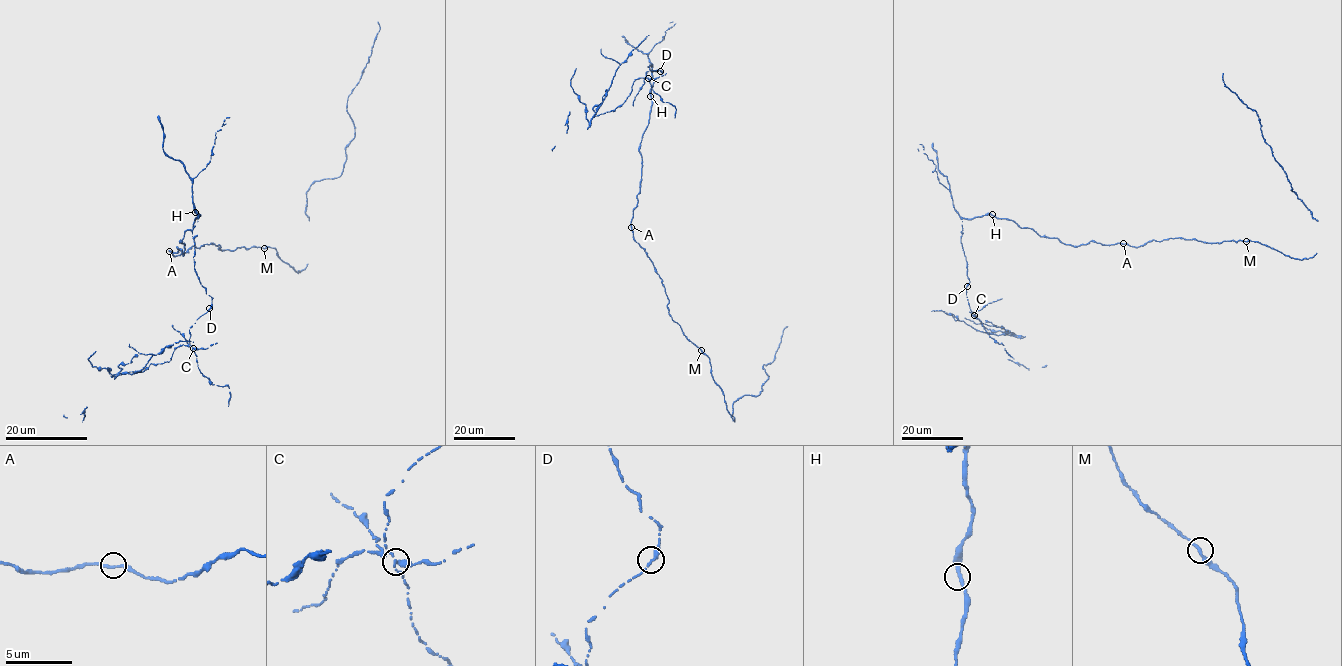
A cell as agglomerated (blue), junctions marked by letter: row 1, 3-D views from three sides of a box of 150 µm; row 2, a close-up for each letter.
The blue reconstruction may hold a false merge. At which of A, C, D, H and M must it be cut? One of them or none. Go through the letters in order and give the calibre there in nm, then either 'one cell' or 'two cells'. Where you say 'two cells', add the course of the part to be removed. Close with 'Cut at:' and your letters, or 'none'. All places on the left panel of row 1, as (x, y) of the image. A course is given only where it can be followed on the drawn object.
A: 240 nm | one cell
C: 260 nm | two cells | (193, 348), (180, 345), (169, 361), (120, 374), (142, 369), (165, 347), (193, 341)
D: 240 nm | one cell
H: 280 nm | one cell
M: 260 nm | one cell
Cut at: C

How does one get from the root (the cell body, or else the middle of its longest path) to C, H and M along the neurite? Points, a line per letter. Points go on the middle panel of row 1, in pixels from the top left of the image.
C: (631, 227), (641, 176), (639, 146), (651, 105), (652, 67), (648, 66), (662, 72), (646, 71), (648, 78)
H: (631, 227), (641, 176), (639, 146), (648, 124), (650, 96)
M: (631, 227), (633, 239), (644, 250), (661, 279), (669, 301), (669, 315), (686, 338), (701, 350)

